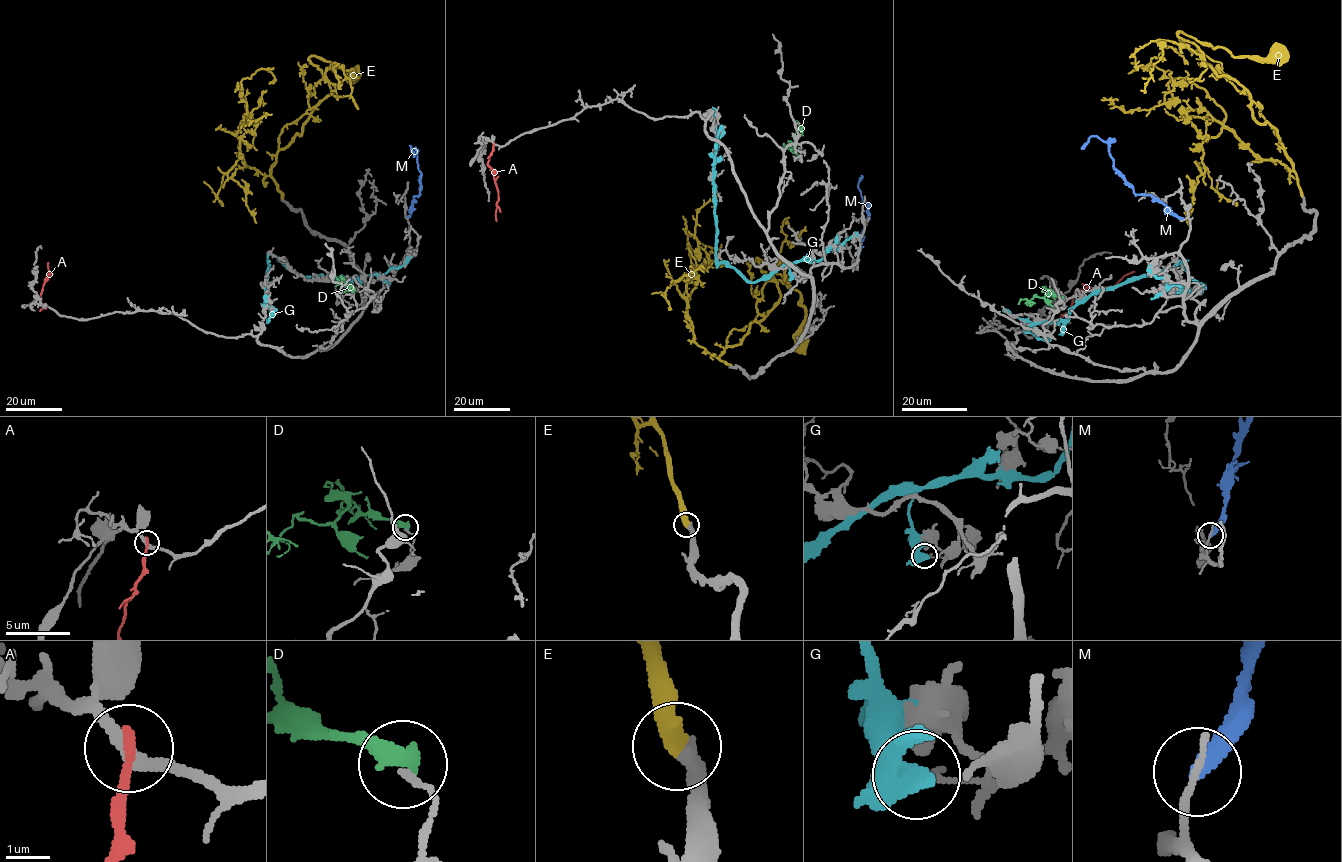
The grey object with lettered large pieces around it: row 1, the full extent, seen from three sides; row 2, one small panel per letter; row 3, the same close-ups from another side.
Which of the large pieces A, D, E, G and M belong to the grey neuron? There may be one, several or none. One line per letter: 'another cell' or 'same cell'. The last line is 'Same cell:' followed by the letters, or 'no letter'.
A: another cell
D: another cell
E: same cell
G: another cell
M: another cell
Same cell: E

